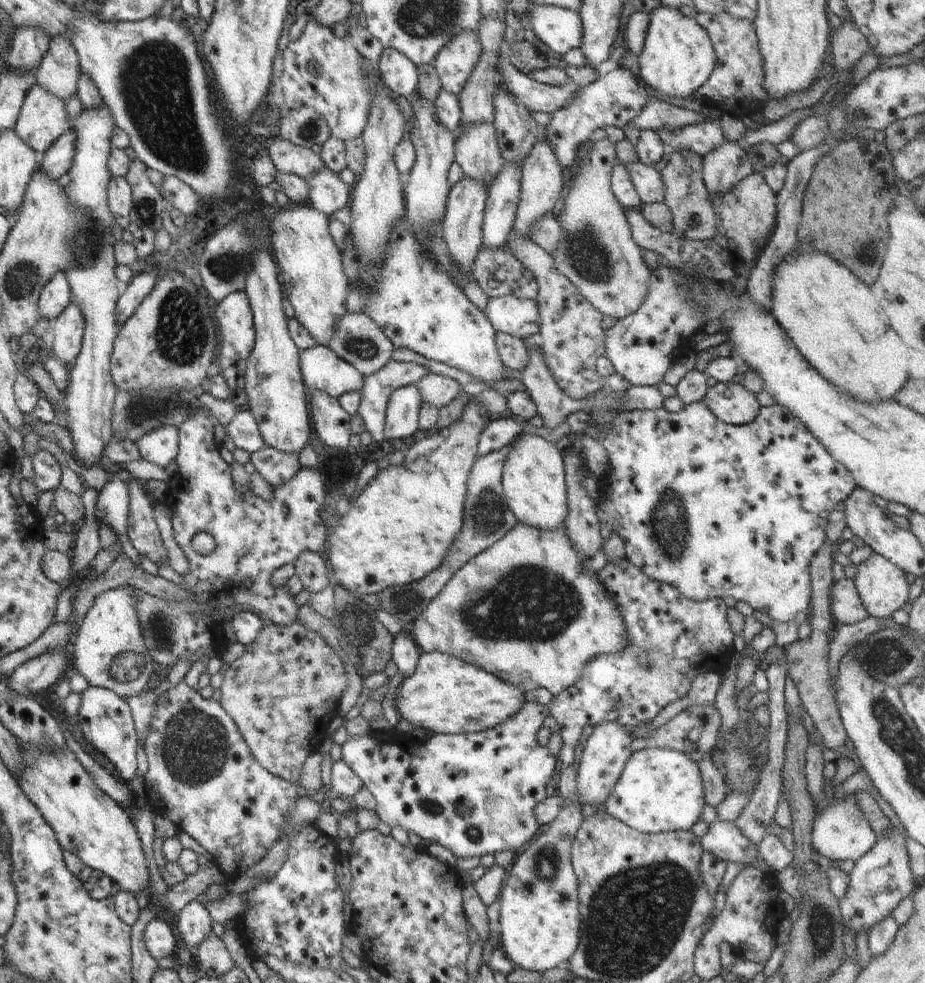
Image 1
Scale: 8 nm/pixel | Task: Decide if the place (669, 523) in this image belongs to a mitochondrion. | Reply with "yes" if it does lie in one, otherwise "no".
yes

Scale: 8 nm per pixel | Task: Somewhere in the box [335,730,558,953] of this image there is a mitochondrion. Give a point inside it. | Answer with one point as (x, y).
(430, 808)

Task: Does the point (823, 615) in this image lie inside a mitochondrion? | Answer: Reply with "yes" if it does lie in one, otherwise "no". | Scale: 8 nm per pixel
no

